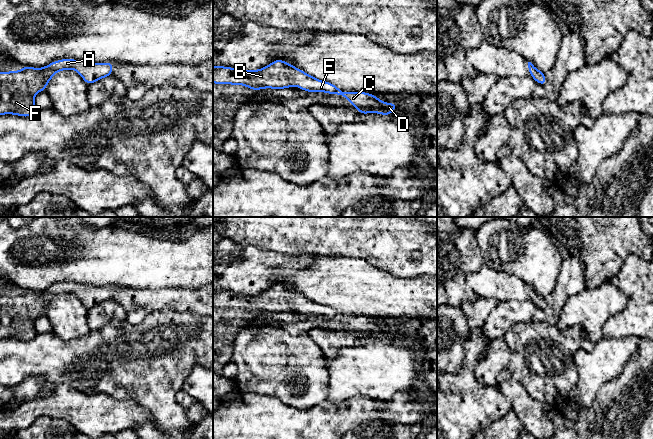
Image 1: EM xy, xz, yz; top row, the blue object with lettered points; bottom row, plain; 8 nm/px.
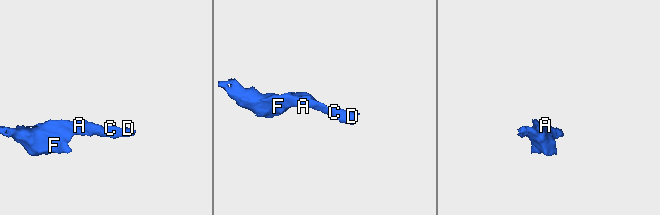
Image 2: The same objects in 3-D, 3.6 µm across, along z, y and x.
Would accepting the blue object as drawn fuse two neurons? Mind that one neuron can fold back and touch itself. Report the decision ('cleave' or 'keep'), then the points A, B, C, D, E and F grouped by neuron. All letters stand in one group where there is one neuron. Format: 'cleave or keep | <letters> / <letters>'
keep | A B C D E F

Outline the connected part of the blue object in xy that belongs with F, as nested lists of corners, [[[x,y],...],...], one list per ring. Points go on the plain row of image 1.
[[[61,283],[42,292],[23,290],[22,294],[0,296],[0,339],[30,341],[36,337],[35,319],[46,314],[55,297],[75,294],[90,309],[112,300],[111,286],[93,287],[85,284]]]

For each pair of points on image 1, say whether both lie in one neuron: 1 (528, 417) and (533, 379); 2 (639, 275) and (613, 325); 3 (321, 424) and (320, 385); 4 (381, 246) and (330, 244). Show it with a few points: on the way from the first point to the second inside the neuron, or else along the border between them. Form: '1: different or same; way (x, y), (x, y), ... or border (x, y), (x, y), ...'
1: different; border (514, 380), (517, 380), (536, 400), (553, 405)
2: same; way (639, 288), (639, 302), (626, 315)
3: different; border (325, 399), (309, 408), (297, 408)
4: same; way (368, 244), (343, 244)

